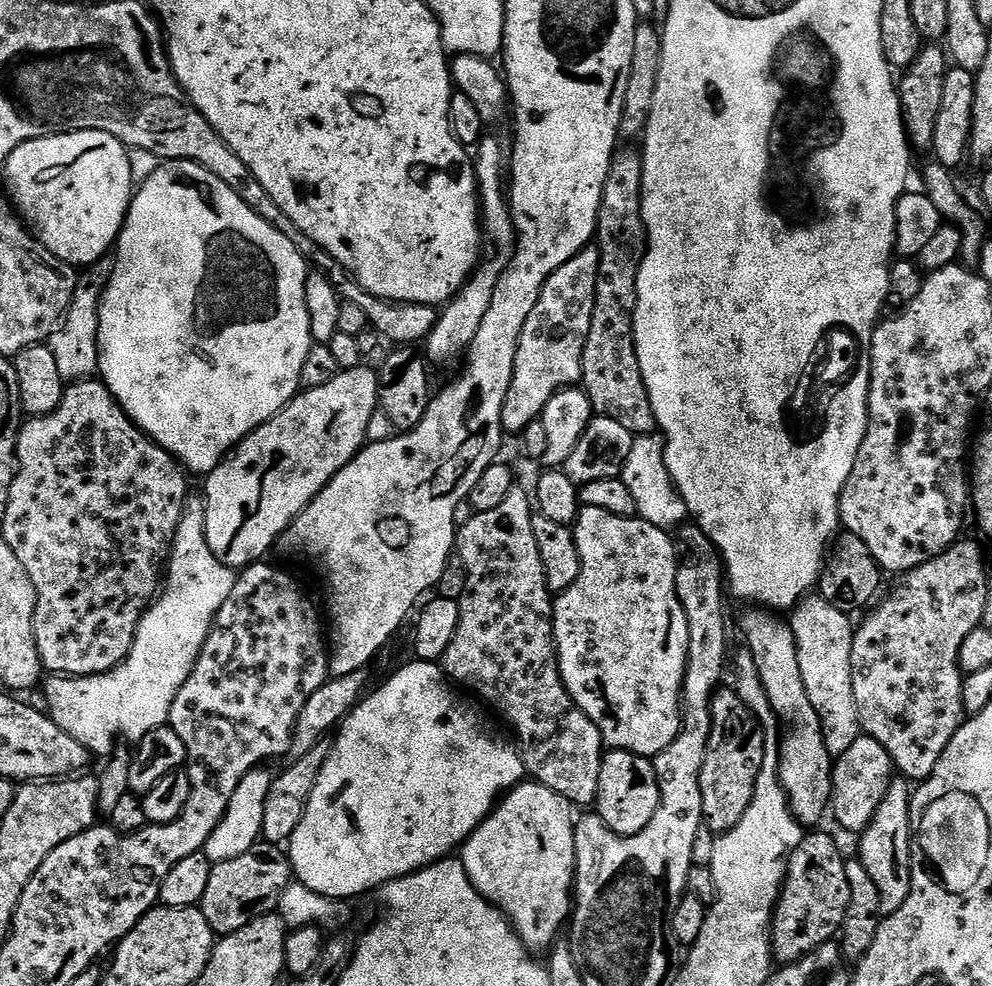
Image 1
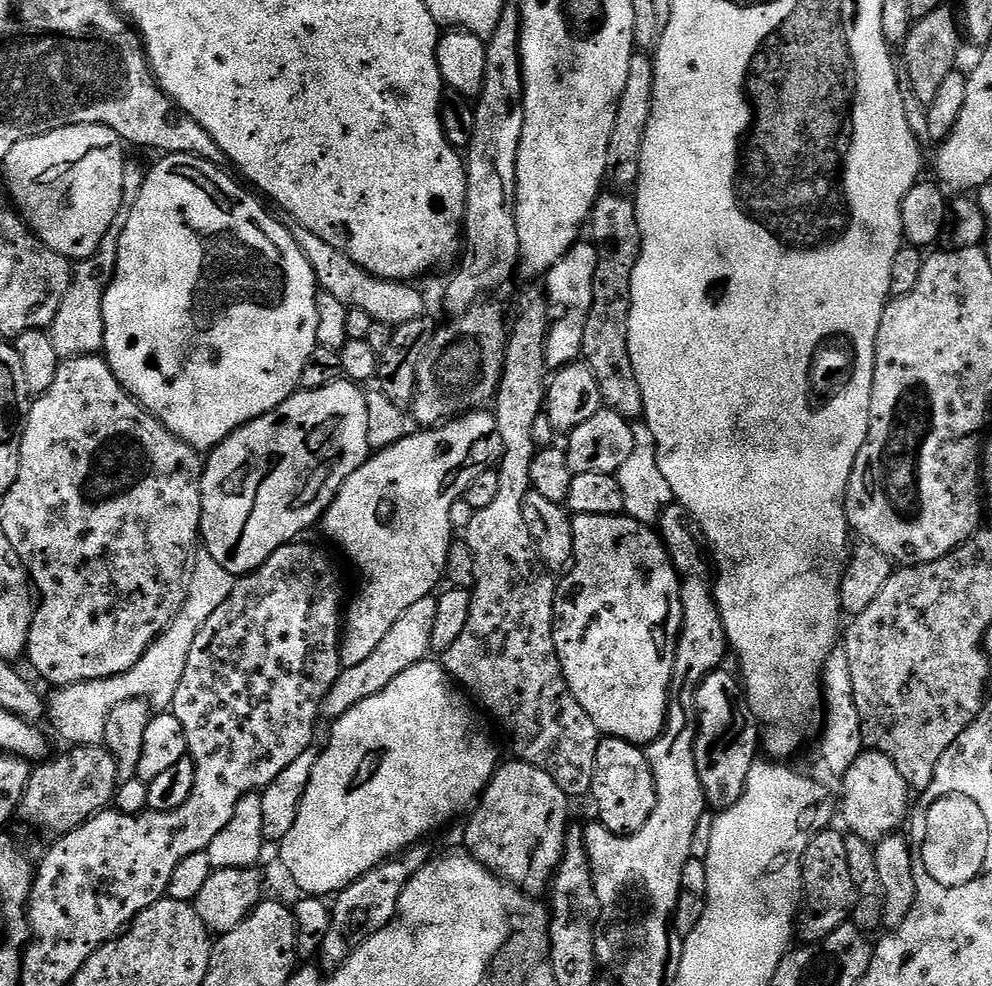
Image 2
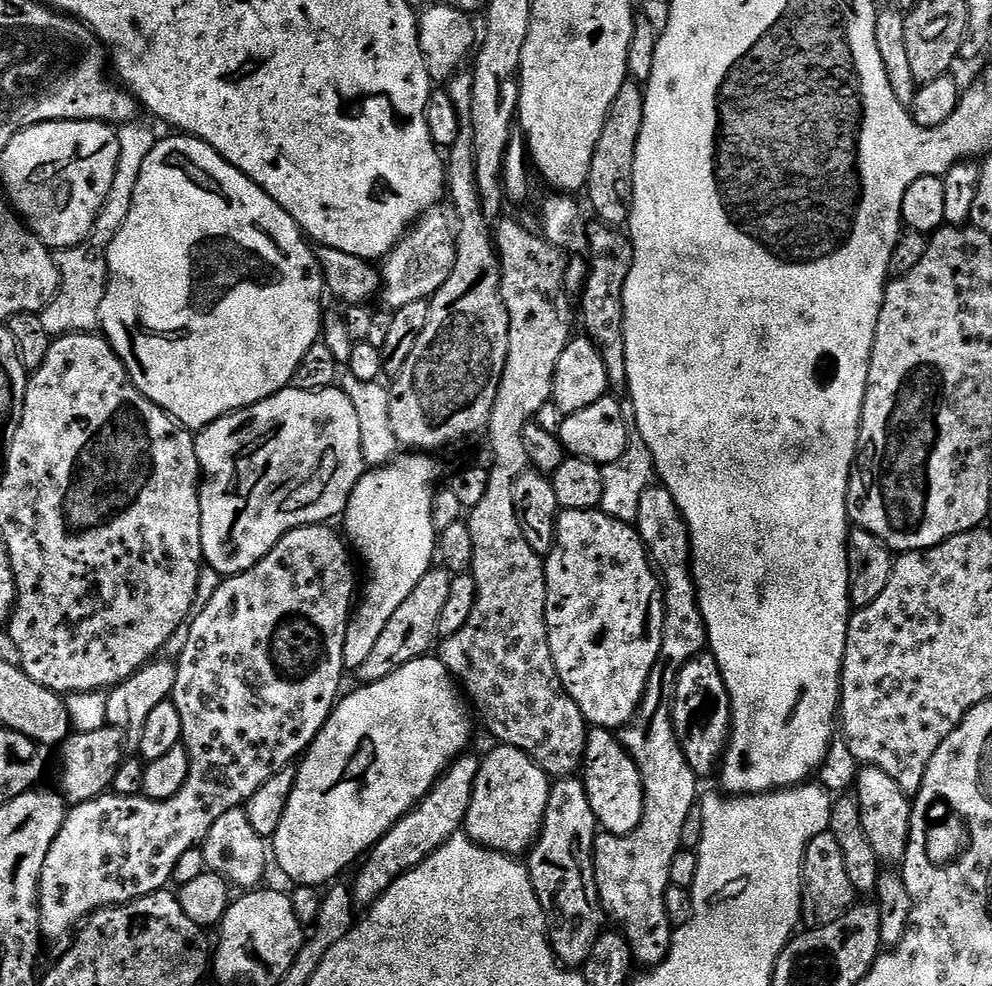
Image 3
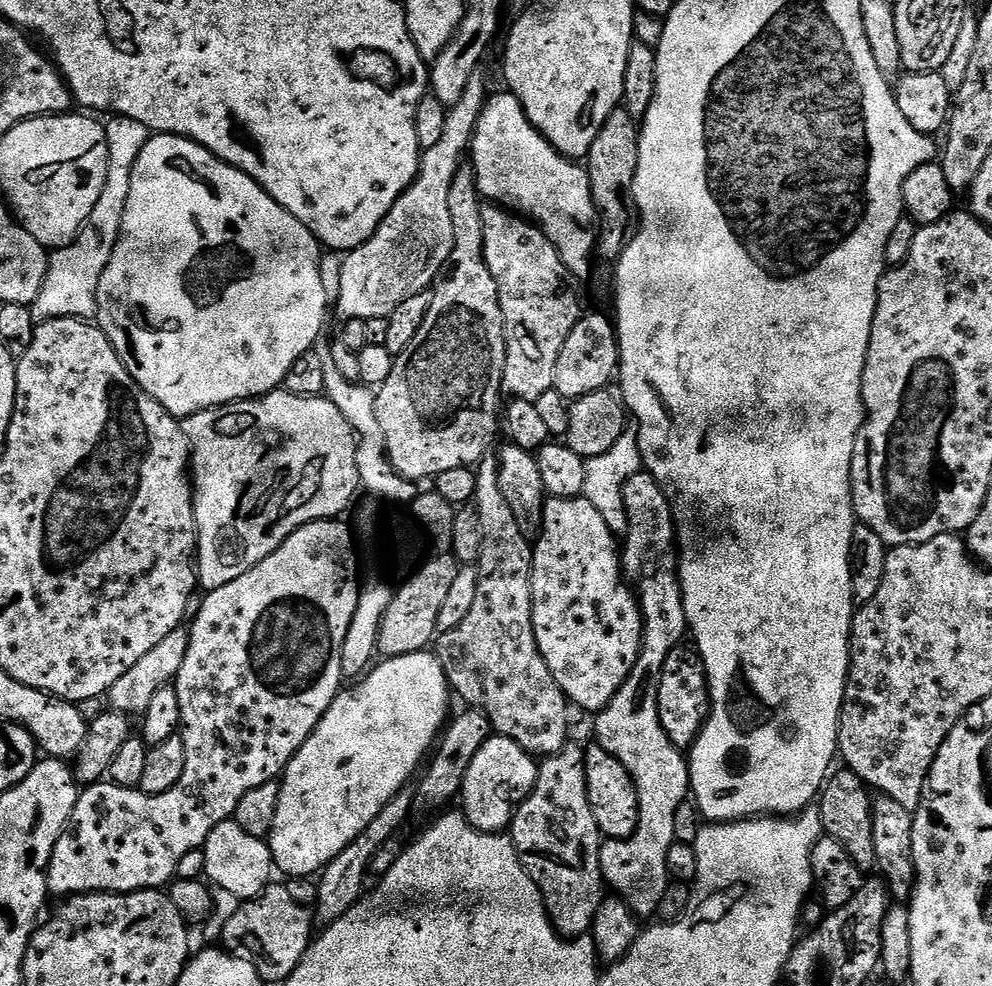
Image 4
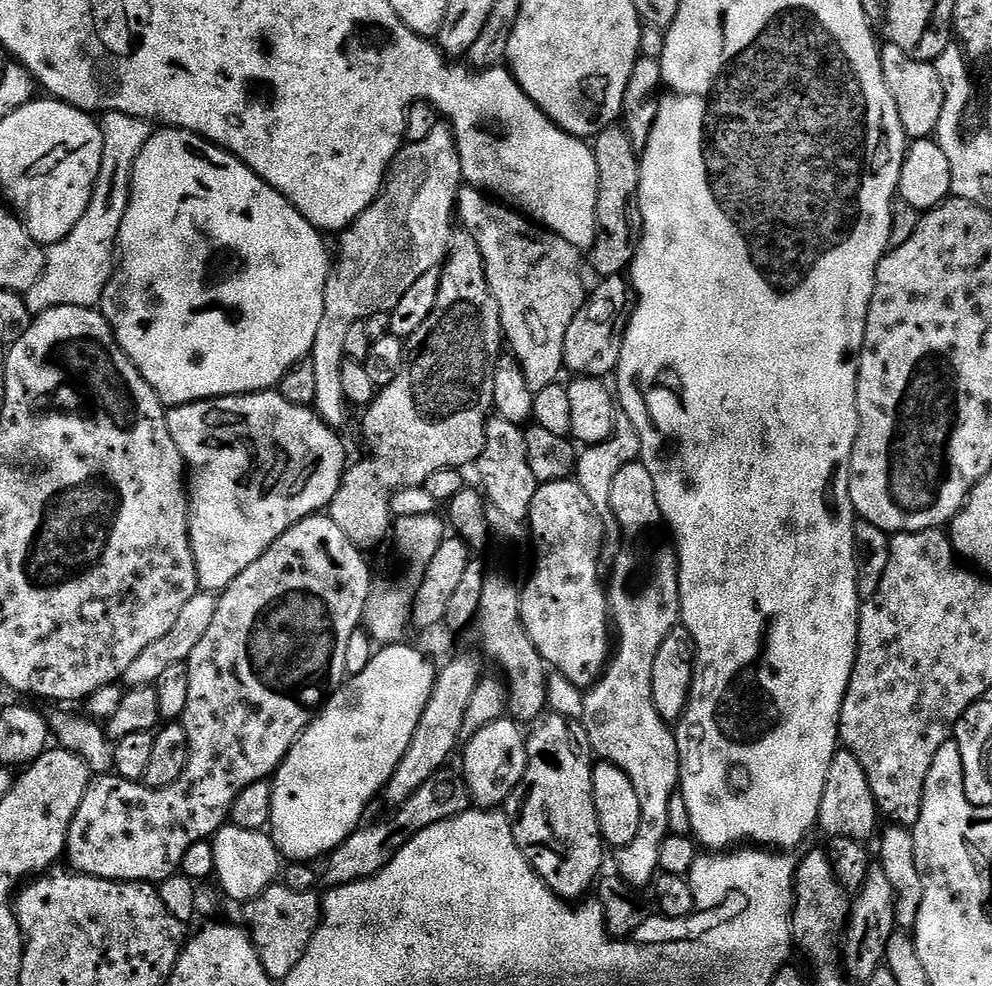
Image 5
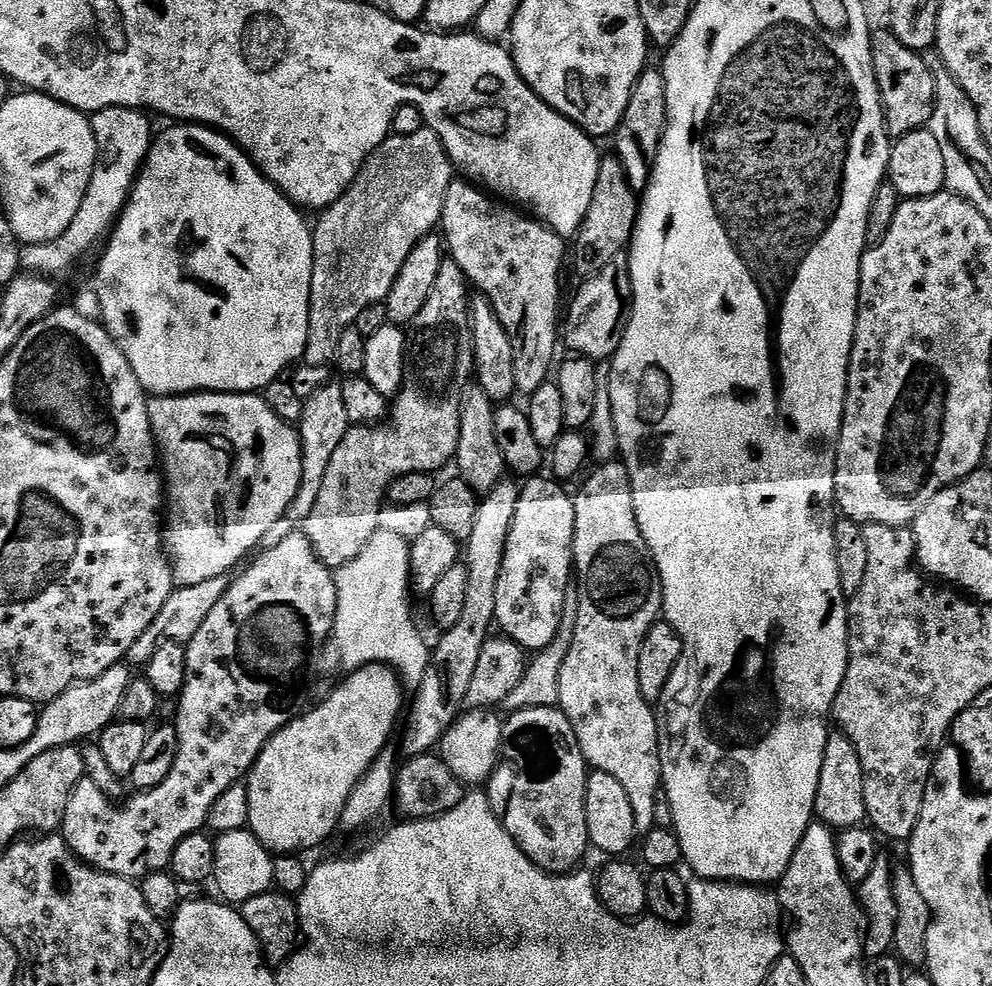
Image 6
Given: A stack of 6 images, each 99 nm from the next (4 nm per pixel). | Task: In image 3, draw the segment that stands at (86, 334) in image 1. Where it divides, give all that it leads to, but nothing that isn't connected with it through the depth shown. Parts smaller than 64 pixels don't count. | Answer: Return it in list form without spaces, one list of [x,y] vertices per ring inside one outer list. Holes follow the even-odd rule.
[[[133,122],[125,124],[117,131],[116,137],[118,138],[118,146],[120,147],[118,166],[116,167],[114,182],[112,183],[108,200],[104,204],[104,211],[96,219],[96,225],[92,227],[91,236],[88,237],[85,243],[78,244],[75,248],[66,248],[55,253],[56,265],[60,271],[60,288],[56,291],[56,297],[52,299],[50,312],[53,312],[56,316],[49,316],[49,314],[41,315],[42,325],[51,334],[92,332],[94,326],[100,323],[100,307],[102,306],[104,291],[108,285],[108,257],[106,253],[110,242],[114,242],[118,230],[122,230],[122,222],[126,222],[126,214],[130,210],[130,202],[132,201],[132,191],[134,190],[134,186],[138,186],[138,174],[142,174],[142,162],[146,162],[146,154],[150,154],[150,150],[154,150],[158,139],[157,133],[152,133],[146,125],[140,123]]]

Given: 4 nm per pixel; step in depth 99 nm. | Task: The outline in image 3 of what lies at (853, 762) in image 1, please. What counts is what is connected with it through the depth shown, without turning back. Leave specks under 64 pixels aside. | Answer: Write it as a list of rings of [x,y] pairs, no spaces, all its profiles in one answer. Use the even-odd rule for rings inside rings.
[[[864,766],[859,769],[854,795],[862,810],[862,830],[866,830],[866,838],[870,838],[870,846],[874,846],[874,854],[881,865],[903,865],[912,829],[912,800],[909,793],[902,791],[898,782],[894,782],[894,778],[890,778],[885,771]]]

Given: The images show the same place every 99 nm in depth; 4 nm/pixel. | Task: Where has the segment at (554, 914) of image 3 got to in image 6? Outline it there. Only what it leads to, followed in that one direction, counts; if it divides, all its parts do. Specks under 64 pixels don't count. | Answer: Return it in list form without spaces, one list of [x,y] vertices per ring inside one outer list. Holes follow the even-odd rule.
[[[559,707],[522,708],[508,717],[509,720],[503,721],[500,742],[507,746],[506,756],[512,759],[516,767],[517,780],[513,782],[512,793],[508,796],[508,809],[502,812],[504,828],[519,848],[545,872],[560,874],[573,871],[579,865],[576,863],[590,852],[584,805],[590,765],[578,746],[578,738],[566,714]]]

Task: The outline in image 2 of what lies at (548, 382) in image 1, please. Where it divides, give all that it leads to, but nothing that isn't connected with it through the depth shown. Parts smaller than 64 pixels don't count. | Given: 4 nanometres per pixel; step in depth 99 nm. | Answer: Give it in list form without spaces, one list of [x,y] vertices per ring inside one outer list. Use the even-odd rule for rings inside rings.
[[[577,242],[546,274],[546,281],[548,280],[546,300],[554,313],[554,319],[547,325],[547,335],[544,337],[544,362],[549,369],[563,368],[564,365],[573,363],[580,356],[582,330],[586,326],[594,290],[595,265],[595,244]]]

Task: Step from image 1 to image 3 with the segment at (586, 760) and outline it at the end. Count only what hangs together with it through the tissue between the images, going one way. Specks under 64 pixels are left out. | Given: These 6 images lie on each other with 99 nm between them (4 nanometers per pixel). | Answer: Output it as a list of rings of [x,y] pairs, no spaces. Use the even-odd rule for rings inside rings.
[[[503,220],[499,221],[501,224],[497,228],[495,225],[494,243],[500,257],[500,293],[510,318],[508,353],[506,366],[502,370],[502,382],[498,386],[498,398],[494,398],[494,410],[486,429],[488,444],[492,447],[486,495],[476,508],[471,509],[469,516],[472,517],[467,517],[466,520],[473,542],[470,575],[476,583],[476,601],[474,610],[470,610],[470,618],[466,618],[466,626],[462,626],[458,634],[443,641],[438,656],[462,689],[463,695],[470,701],[471,707],[480,711],[489,734],[496,742],[525,752],[549,777],[572,778],[581,771],[585,763],[584,751],[588,748],[590,725],[556,673],[546,630],[544,560],[534,550],[530,550],[530,542],[526,542],[518,514],[514,514],[514,482],[530,468],[524,430],[539,417],[536,415],[544,407],[549,407],[554,370],[571,335],[572,318],[568,314],[570,293],[564,287],[564,271],[568,268],[568,260],[565,253],[543,235],[535,236],[530,229],[523,228],[512,220]]]

